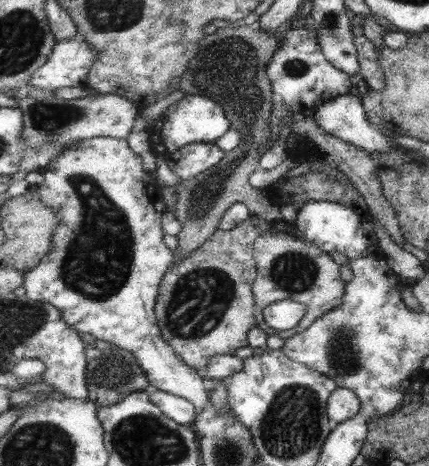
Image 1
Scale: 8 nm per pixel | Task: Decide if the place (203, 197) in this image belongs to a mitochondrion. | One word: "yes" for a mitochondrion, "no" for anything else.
yes

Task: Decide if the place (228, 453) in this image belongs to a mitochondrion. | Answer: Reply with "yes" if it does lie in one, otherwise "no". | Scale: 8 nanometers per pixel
yes

